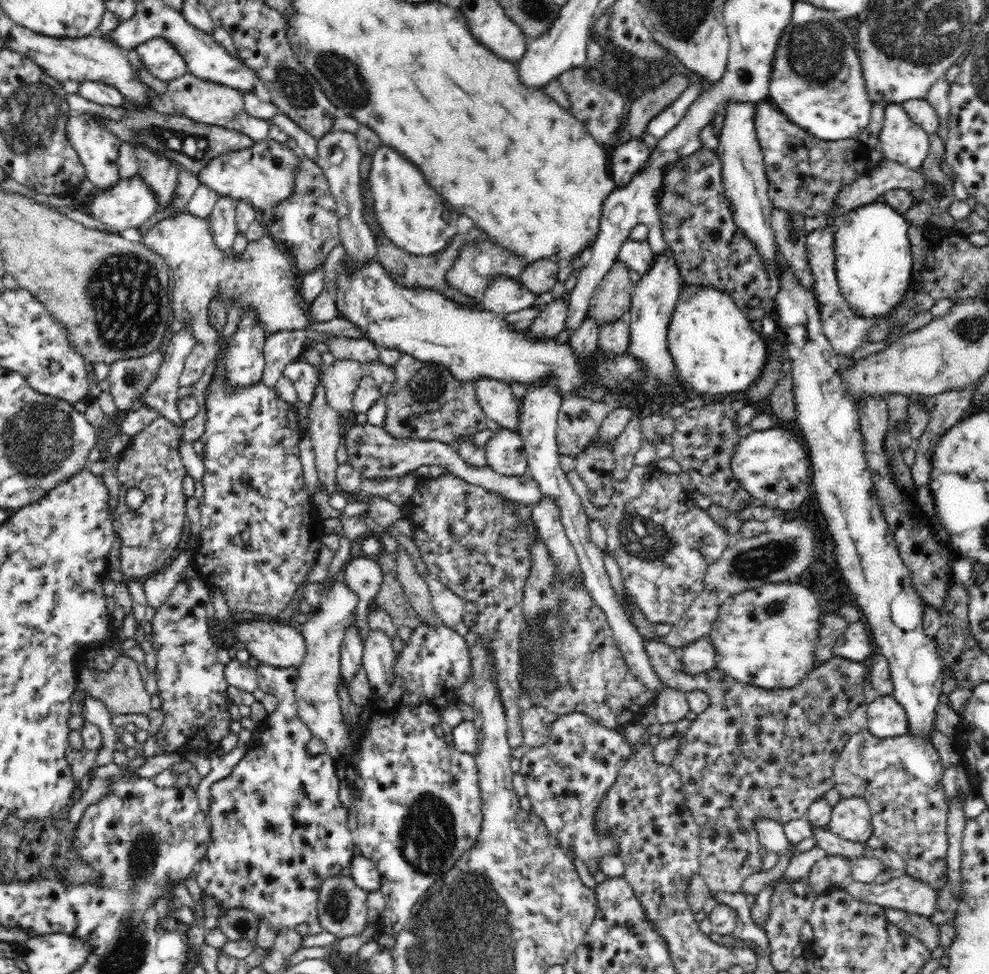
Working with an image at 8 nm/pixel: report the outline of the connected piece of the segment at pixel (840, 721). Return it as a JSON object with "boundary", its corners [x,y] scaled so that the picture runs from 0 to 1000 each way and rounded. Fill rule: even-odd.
{"boundary":[[[650,654],[650,663],[665,697],[669,699],[669,702],[673,705],[680,707],[687,707],[694,711],[695,709],[708,708],[710,711],[717,716],[717,725],[714,731],[706,733],[707,737],[704,737],[698,742],[696,749],[691,753],[692,760],[690,761],[688,770],[684,773],[683,778],[678,782],[681,791],[688,796],[689,810],[692,814],[694,825],[701,836],[703,843],[707,847],[707,862],[709,868],[709,888],[707,891],[707,898],[712,901],[714,909],[716,909],[716,915],[719,920],[724,922],[724,918],[727,916],[739,916],[750,917],[750,907],[755,899],[762,897],[762,895],[768,895],[771,884],[768,884],[768,864],[765,858],[764,851],[760,844],[764,840],[778,840],[788,844],[790,847],[794,847],[797,843],[814,840],[819,830],[819,825],[825,821],[825,819],[831,819],[839,809],[844,807],[845,800],[843,799],[844,782],[848,778],[848,774],[853,768],[853,764],[857,762],[857,758],[861,754],[866,754],[871,749],[877,747],[877,728],[876,717],[874,716],[874,704],[878,698],[878,690],[874,684],[876,680],[866,680],[857,678],[853,675],[842,674],[834,681],[828,682],[819,692],[805,704],[797,707],[774,707],[765,704],[754,703],[746,700],[743,696],[736,694],[731,688],[726,686],[716,688],[716,690],[706,690],[706,692],[698,692],[691,687],[691,680],[686,665],[679,665],[675,660],[667,658],[665,655],[653,656]]]}

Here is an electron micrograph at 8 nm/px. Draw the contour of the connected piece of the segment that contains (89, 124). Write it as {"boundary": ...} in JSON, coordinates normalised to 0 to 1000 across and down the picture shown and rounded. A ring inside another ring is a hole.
{"boundary":[[[92,117],[71,120],[66,133],[68,133],[73,151],[77,153],[80,164],[84,168],[87,183],[101,195],[106,196],[113,193],[122,183],[118,167],[121,150],[124,148],[121,142],[117,141],[117,138],[111,136],[102,123]]]}

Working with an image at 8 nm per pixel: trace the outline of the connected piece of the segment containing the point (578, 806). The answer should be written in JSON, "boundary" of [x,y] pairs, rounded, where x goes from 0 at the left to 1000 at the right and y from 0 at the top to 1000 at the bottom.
{"boundary":[[[589,732],[565,735],[556,743],[555,748],[557,757],[554,762],[547,767],[531,769],[527,778],[525,794],[531,799],[536,833],[545,838],[571,873],[588,883],[597,896],[606,895],[605,883],[613,877],[623,878],[626,868],[622,860],[616,860],[607,851],[601,851],[601,834],[605,832],[605,825],[611,819],[613,811],[621,805],[626,791],[639,776],[640,767],[631,759],[628,748],[613,747]]]}

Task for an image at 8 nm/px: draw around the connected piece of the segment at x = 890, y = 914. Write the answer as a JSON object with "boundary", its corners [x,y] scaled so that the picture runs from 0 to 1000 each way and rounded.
{"boundary":[[[892,930],[896,946],[906,950],[910,955],[931,965],[941,976],[949,969],[948,954],[942,945],[928,937],[918,936],[910,932]]]}

